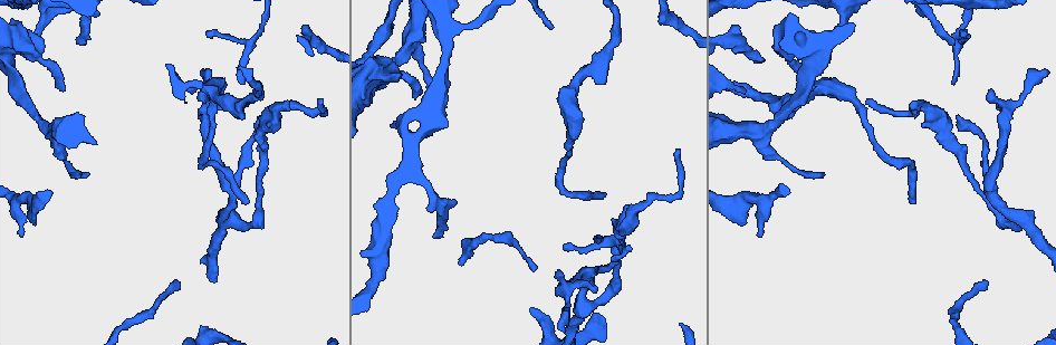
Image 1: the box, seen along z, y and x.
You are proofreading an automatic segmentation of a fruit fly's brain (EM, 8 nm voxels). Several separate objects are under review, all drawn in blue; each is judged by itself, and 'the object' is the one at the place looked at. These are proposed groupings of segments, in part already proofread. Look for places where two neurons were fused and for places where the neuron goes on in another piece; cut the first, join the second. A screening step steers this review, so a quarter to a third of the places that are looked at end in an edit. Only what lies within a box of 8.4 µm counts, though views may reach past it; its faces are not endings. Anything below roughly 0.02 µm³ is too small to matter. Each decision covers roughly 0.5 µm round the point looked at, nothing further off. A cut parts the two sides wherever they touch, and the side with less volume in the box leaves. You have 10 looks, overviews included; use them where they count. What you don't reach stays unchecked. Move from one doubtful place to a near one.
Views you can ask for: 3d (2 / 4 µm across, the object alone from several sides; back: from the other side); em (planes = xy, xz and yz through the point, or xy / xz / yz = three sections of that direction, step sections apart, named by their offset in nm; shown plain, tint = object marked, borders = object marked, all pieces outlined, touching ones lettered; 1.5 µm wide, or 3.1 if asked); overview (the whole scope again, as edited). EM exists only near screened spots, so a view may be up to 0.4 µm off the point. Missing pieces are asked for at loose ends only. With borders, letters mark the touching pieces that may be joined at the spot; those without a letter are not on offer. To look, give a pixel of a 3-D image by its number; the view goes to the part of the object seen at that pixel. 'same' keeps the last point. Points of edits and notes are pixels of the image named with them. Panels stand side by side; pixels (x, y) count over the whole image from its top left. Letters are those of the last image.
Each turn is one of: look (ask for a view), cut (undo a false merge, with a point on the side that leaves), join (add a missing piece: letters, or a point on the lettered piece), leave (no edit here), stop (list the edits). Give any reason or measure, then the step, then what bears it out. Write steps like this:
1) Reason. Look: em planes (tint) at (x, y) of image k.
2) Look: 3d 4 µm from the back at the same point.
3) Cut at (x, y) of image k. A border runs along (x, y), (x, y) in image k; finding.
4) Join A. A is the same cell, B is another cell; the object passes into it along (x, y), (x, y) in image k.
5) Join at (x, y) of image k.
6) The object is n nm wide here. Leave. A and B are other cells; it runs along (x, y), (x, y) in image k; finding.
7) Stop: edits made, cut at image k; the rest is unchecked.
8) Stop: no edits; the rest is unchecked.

Tapers out. Look: 3d 2 µm at (983, 279) of image 1.

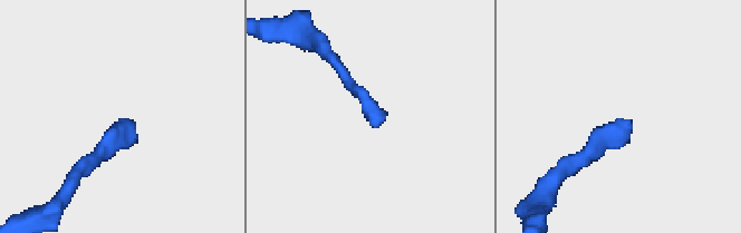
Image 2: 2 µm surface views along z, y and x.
Look: em planes (borders) at (382, 117) of image 2.

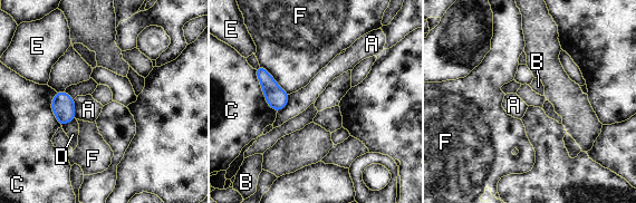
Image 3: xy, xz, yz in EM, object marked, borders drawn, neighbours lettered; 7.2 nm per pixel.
The object is 160 nm wide here. Leave. A, B, C, D, E and F are other cells; a border runs along (74, 98), (74, 112), (77, 118) in image 3; no lettered piece goes on from it.

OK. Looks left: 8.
Free end. Look: em planes (plain) at (595, 291) of image 1.

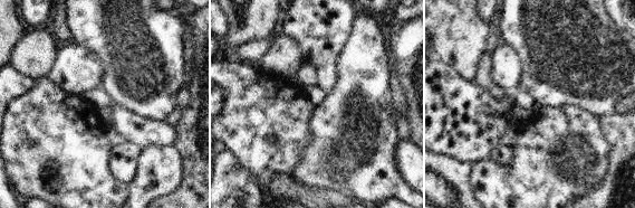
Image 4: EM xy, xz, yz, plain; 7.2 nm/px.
Look: em planes (tint) at the same point.

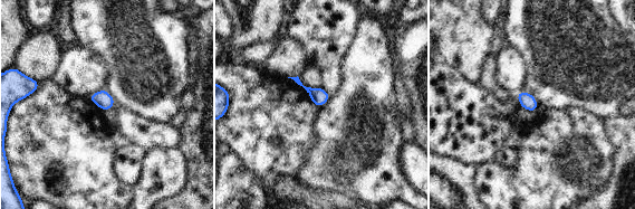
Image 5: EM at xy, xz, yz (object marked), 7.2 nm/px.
Look: em planes (borders) at the same point.

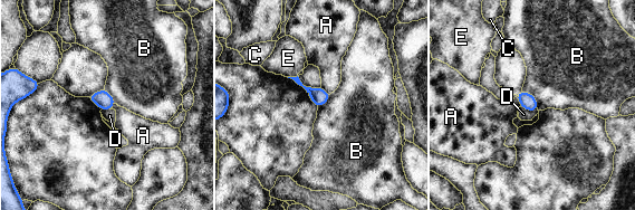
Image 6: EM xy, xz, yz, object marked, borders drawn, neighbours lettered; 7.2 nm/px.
Leave. A, B, C, D and E are other cells; no lettered piece goes on from it.

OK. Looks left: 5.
Thin end. Look: em planes (plain) at (606, 194) of image 1.

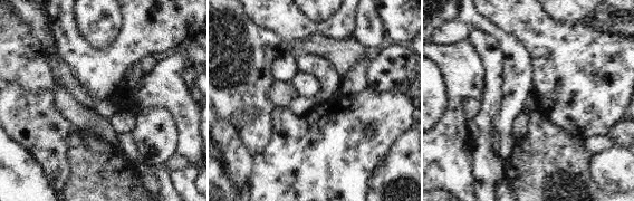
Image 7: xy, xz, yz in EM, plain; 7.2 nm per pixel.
See the neighbours. Look: em planes (borders) at the same point.

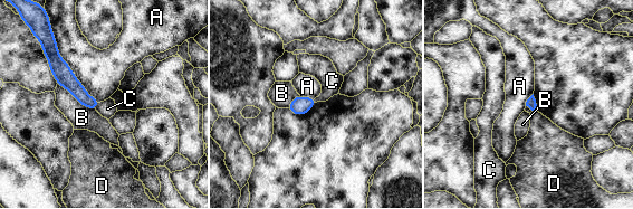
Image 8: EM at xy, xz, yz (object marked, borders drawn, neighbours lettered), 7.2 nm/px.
Leave. A, B, C and D are other cells; a border runs along (101, 102), (95, 108) in image 8; none of them fits.

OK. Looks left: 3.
Branch stops here. Look: 3d 2 µm at (436, 237) of image 1.

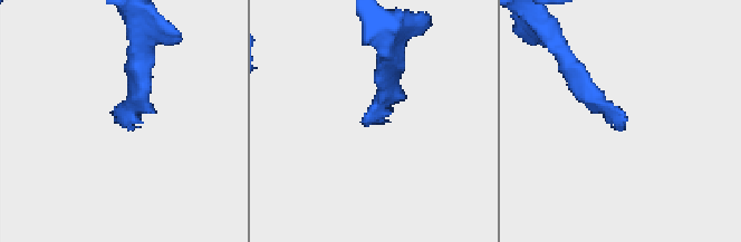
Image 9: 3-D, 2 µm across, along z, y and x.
Now the EM. Look: em planes (borders) at (368, 124) of image 9.

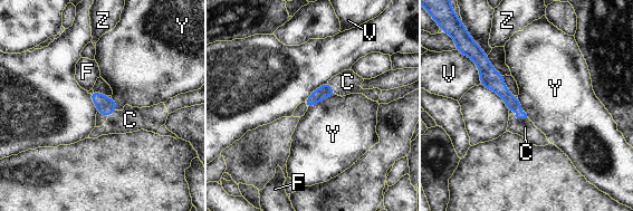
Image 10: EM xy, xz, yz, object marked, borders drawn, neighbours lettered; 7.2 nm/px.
Join C. C is the same cell, F, V, Y and Z are other cells; the object passes into it along (512, 103), (520, 117), (525, 127) in image 10; the neuron continues.

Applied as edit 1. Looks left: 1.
Stop: edits made, join at image 10; the rest is unchecked.

